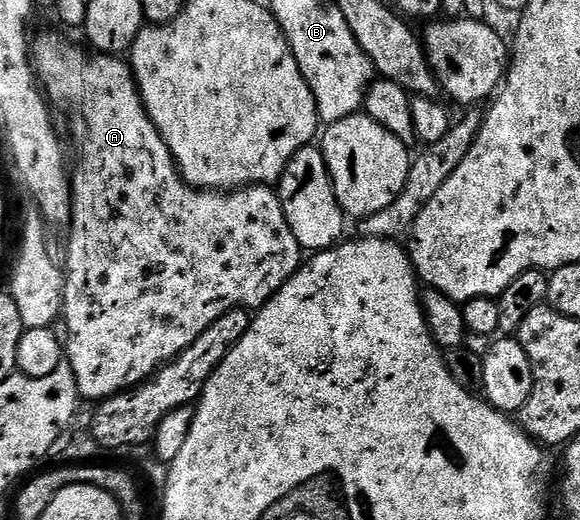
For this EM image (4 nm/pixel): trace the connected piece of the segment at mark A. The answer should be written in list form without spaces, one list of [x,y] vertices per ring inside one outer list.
[[[39,34],[33,38],[33,65],[48,103],[56,111],[71,109],[75,113],[76,124],[80,126],[79,134],[83,137],[83,143],[79,146],[79,163],[76,166],[74,163],[71,174],[71,235],[67,238],[61,322],[67,325],[65,362],[73,372],[80,399],[92,398],[92,403],[98,404],[104,398],[122,394],[124,390],[134,390],[147,381],[155,371],[172,362],[182,350],[189,348],[189,344],[193,344],[193,340],[197,340],[197,336],[201,336],[201,332],[205,332],[209,324],[225,316],[225,312],[236,307],[258,308],[267,303],[299,271],[301,251],[297,244],[297,236],[289,232],[289,224],[285,220],[278,193],[270,185],[245,186],[226,192],[197,190],[189,185],[179,173],[179,167],[176,166],[175,158],[169,152],[161,132],[157,132],[153,120],[147,114],[130,65],[122,57],[114,54],[88,53],[84,50],[59,34]]]

